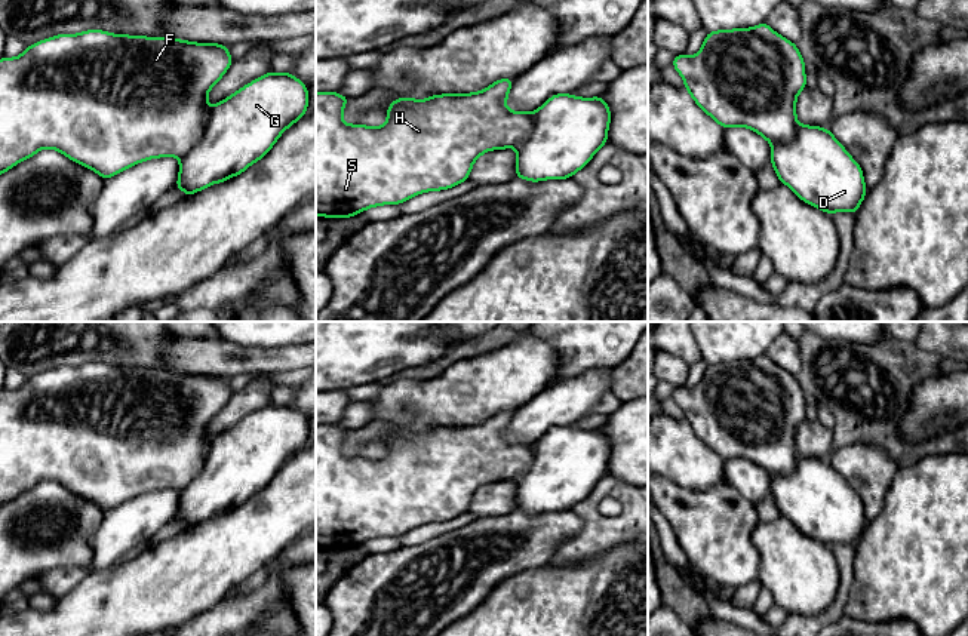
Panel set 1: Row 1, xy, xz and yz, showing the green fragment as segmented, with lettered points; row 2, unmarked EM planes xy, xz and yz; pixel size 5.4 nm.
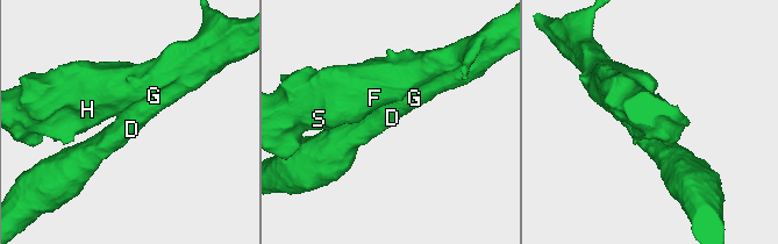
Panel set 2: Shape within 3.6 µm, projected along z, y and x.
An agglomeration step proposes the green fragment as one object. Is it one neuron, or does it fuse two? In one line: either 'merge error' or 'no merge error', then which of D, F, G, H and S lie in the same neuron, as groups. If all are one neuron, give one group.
merge error; D G / F H S

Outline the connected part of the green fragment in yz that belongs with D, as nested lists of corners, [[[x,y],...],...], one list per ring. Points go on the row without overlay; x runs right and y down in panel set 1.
[[[798,455],[796,468],[787,476],[771,476],[771,497],[780,514],[790,519],[805,535],[826,546],[855,546],[867,519],[860,497],[849,488],[830,461]]]

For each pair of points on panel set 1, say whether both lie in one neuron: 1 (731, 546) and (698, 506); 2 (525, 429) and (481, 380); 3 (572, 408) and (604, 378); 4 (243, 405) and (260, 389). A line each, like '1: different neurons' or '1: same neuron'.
1: same neuron
2: different neurons
3: same neuron
4: same neuron

